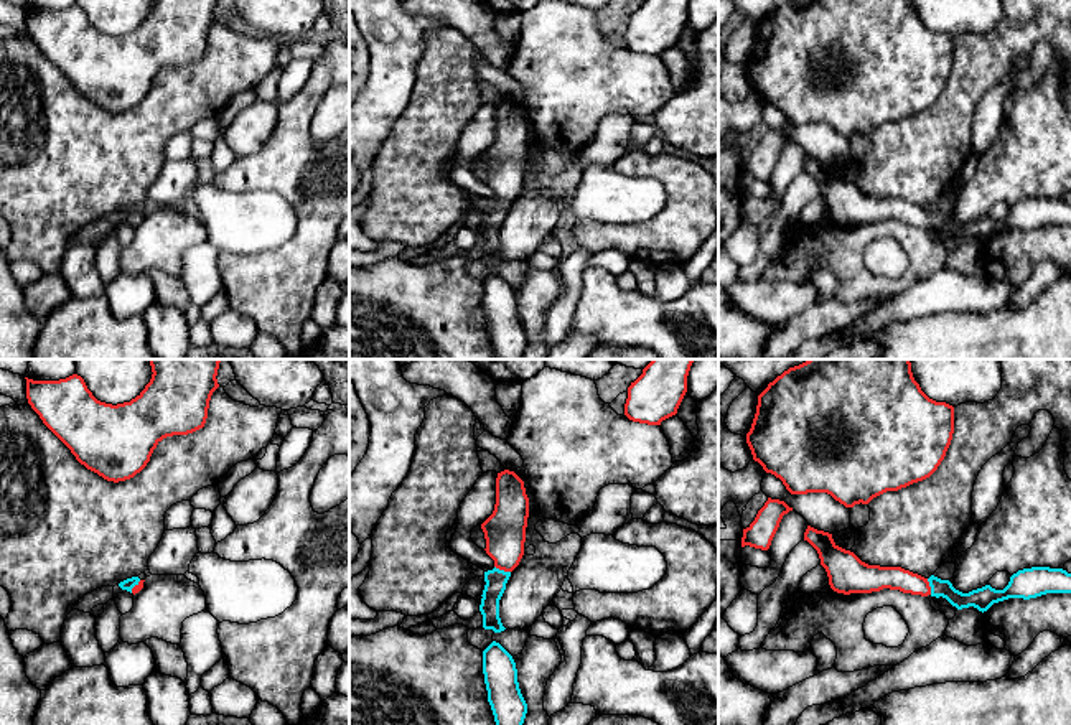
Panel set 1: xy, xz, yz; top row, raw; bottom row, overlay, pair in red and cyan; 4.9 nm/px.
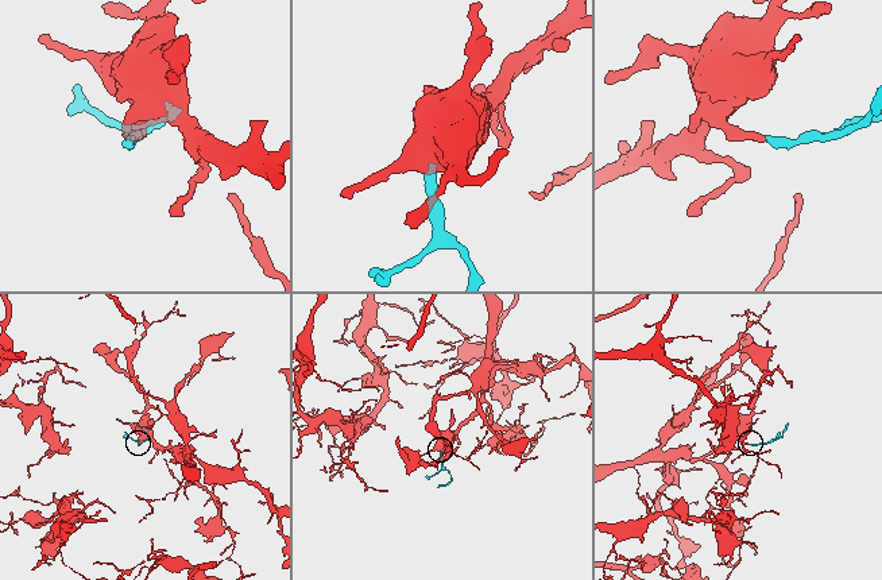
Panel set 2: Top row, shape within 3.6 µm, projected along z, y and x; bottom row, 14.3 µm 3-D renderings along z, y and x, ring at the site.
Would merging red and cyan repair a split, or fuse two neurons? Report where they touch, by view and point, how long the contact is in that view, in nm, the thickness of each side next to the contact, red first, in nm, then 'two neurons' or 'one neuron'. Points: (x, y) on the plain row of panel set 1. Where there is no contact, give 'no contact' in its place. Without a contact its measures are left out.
xz (503, 200) | 90 nm | 200/100 nm | one neuron

